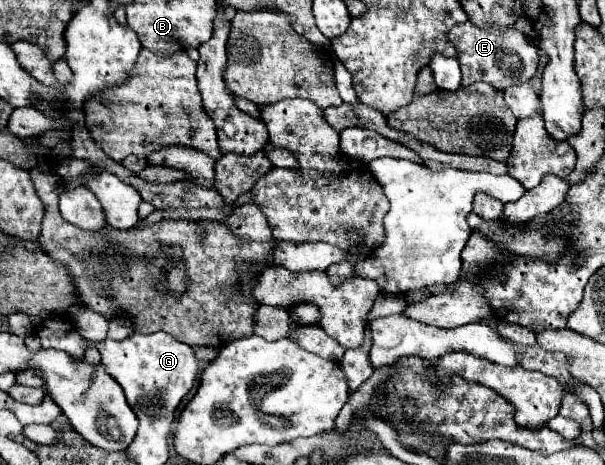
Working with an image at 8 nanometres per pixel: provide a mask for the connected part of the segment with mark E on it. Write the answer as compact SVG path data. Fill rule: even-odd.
M471 20L463 24L455 24L447 38L457 46L459 50L459 64L463 82L461 86L469 86L475 82L487 82L497 90L505 90L507 86L521 84L523 80L531 80L535 76L539 54L533 40L523 36L521 32L515 32L507 26L477 26Z

